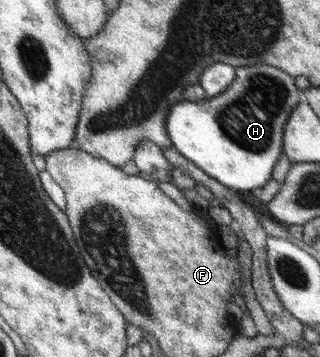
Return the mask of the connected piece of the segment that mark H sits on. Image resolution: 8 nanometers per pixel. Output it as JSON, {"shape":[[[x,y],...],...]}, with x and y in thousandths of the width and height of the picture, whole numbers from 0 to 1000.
{"shape":[[[791,179],[738,188],[731,221],[700,261],[663,272],[656,280],[631,280],[628,286],[569,280],[566,286],[528,297],[522,303],[525,319],[519,319],[519,342],[513,345],[519,381],[525,384],[525,395],[538,401],[538,415],[563,429],[569,440],[600,454],[613,471],[641,482],[656,499],[678,504],[694,521],[703,521],[716,532],[794,532],[794,538],[803,538],[847,499],[856,457],[875,431],[881,359],[894,336],[900,336],[906,314],[928,297],[928,277],[938,269],[941,258],[928,255],[925,241],[919,241],[916,218],[900,213],[891,202],[881,202],[872,190],[856,190],[834,179]]]}

